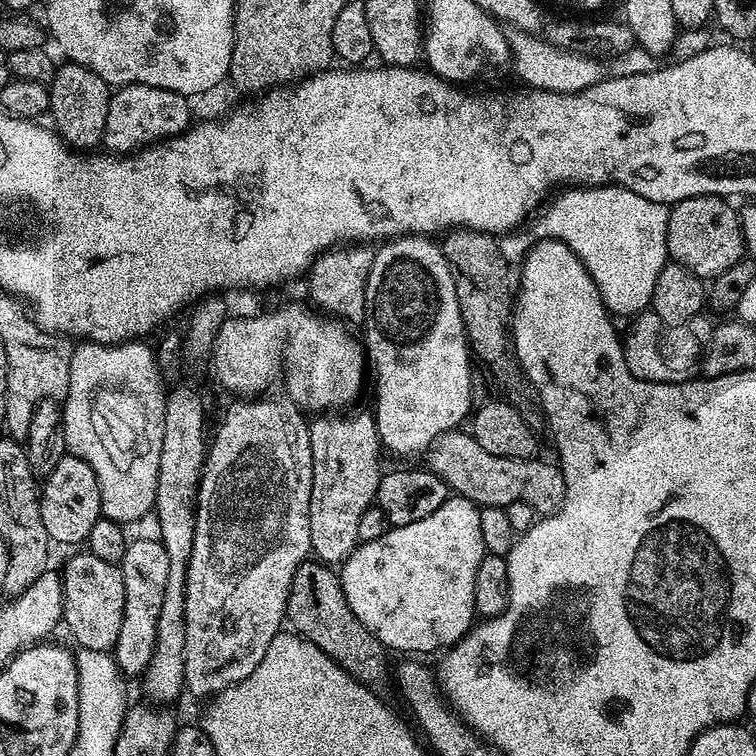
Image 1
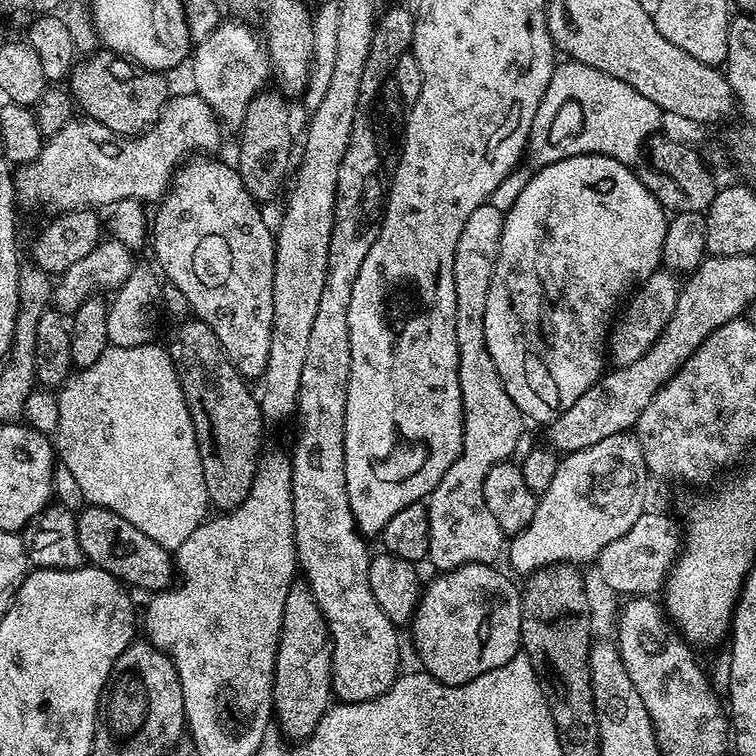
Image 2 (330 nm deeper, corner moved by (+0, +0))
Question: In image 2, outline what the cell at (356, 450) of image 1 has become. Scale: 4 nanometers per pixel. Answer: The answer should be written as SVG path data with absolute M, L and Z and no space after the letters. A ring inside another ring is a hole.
M294 582L286 594L286 610L272 675L272 710L275 723L280 723L279 735L292 742L307 740L333 700L332 639L328 623L307 583Z

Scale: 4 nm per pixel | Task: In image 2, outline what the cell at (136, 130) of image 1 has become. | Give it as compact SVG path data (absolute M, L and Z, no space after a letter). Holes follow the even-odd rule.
M196 154L191 158L185 159L184 163L176 169L176 175L173 176L168 193L163 200L159 201L155 218L150 224L150 248L156 255L156 260L160 263L159 271L167 283L178 286L182 294L186 294L186 302L189 309L194 313L195 319L206 322L210 330L218 338L222 350L230 358L230 362L241 372L252 378L259 378L266 370L266 358L270 358L270 334L274 326L274 266L276 265L276 237L273 229L268 229L268 224L264 221L264 216L260 213L261 205L258 201L247 192L246 186L243 185L242 178L239 176L237 169L230 163L223 164L220 160L212 160L211 155Z

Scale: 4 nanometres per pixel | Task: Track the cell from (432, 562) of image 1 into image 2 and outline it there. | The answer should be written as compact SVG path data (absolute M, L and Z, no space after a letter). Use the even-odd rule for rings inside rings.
M463 564L441 571L432 581L427 581L420 603L410 621L412 640L420 655L423 671L438 682L458 686L470 682L478 674L506 666L510 658L521 651L522 626L521 589L512 585L492 564Z

